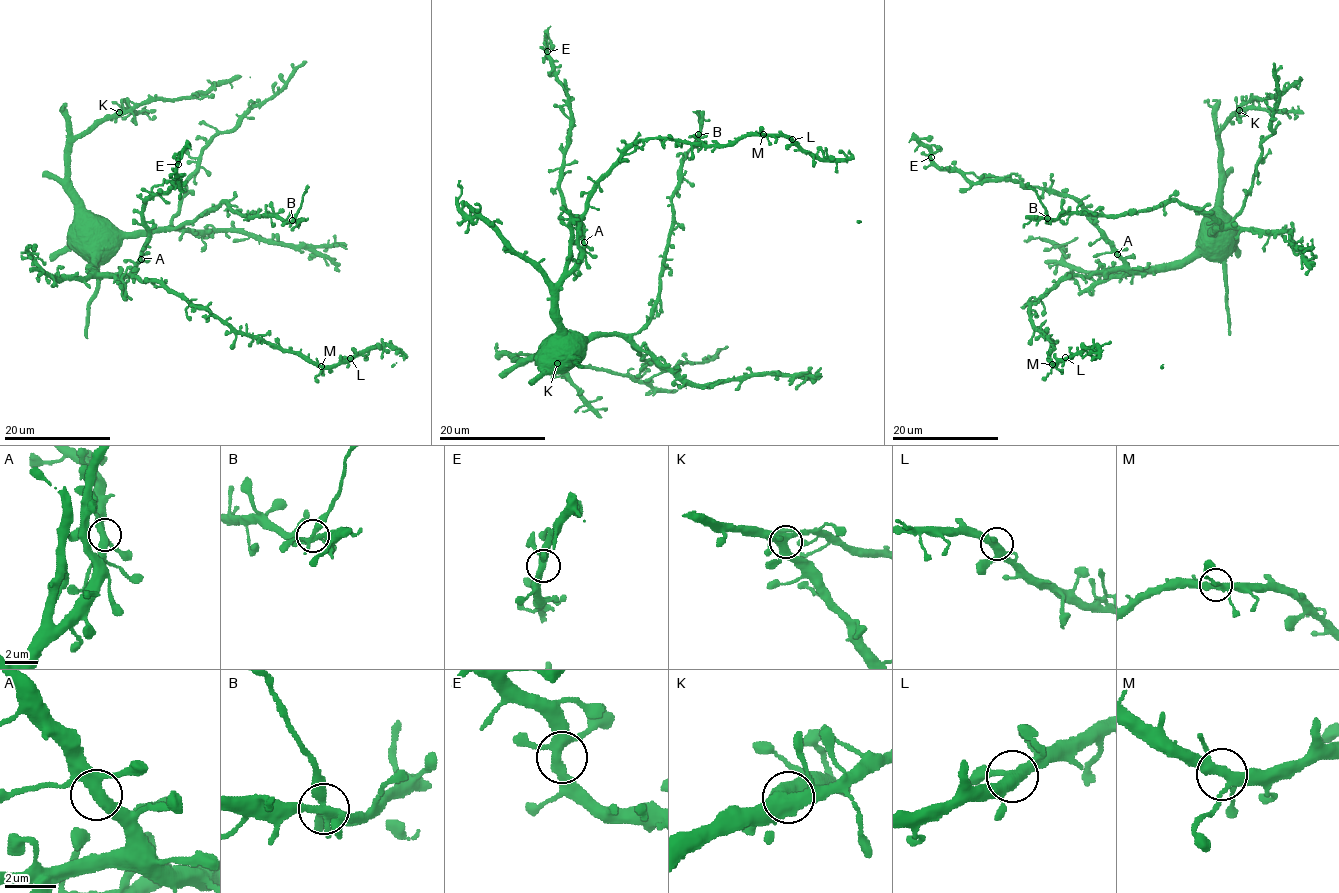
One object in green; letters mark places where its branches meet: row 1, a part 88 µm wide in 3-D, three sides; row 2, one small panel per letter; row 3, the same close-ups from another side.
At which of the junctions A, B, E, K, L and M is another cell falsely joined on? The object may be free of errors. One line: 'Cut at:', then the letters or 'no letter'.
Cut at: B

